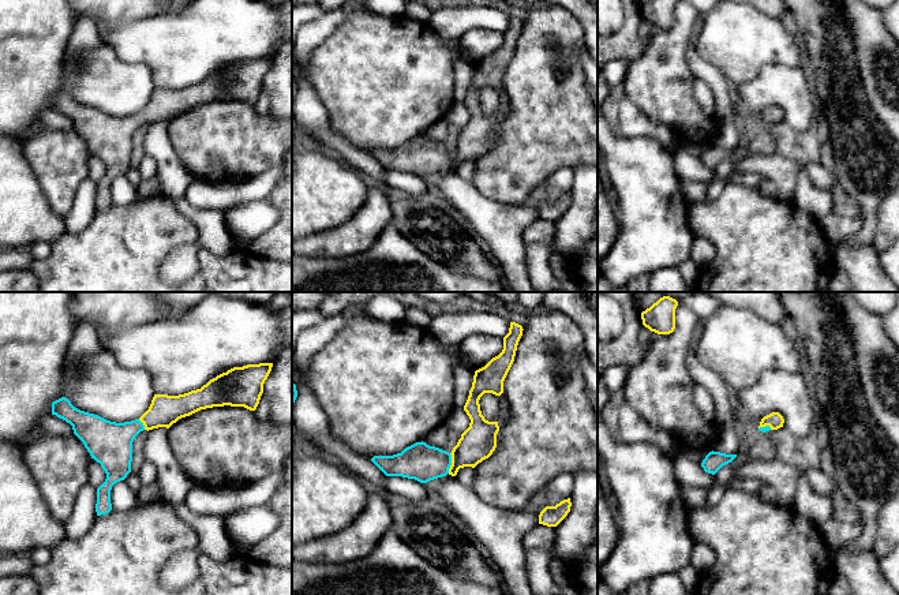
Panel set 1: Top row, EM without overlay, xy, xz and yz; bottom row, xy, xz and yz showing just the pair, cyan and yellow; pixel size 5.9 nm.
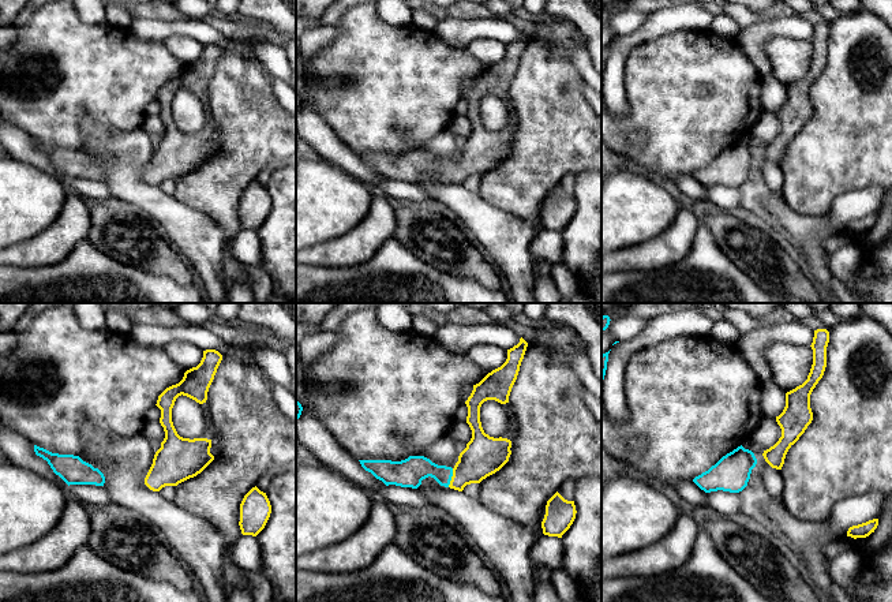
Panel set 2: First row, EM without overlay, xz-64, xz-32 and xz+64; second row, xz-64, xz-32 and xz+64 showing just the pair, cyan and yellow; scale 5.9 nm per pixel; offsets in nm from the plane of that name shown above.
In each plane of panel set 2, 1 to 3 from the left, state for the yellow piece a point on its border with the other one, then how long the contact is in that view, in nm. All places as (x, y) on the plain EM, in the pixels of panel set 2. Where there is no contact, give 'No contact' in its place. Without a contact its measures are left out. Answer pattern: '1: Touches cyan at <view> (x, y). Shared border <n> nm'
1: No contact
2: Touches cyan at xz-32 (450, 172). Shared border 120 nm
3: No contact

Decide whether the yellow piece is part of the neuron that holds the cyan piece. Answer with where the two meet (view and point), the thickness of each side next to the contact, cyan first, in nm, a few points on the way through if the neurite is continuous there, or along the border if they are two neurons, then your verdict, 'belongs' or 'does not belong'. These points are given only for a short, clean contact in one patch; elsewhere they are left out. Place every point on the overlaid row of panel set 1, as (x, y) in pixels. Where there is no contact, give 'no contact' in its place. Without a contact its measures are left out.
xz (450, 463) | 220/200 nm | across xz (420, 461), (450, 463), (467, 453), (478, 442) | belongs

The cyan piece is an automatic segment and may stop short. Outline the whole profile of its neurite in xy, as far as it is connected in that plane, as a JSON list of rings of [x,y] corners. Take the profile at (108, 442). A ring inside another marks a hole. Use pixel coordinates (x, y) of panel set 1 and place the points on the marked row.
[[[273,363],[233,367],[201,389],[179,396],[154,394],[149,409],[131,422],[116,423],[75,408],[61,397],[52,403],[52,415],[72,426],[91,459],[101,464],[105,482],[97,489],[97,516],[112,510],[112,486],[131,472],[132,442],[143,430],[169,429],[179,419],[213,407],[244,407],[255,411]]]

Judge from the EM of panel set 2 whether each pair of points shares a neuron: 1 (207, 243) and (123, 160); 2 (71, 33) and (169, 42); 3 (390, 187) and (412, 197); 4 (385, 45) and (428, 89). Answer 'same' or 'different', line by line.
1: same
2: different
3: same
4: same

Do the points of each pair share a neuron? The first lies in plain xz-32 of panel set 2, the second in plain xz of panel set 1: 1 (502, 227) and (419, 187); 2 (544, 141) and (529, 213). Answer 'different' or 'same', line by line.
1: different
2: different

